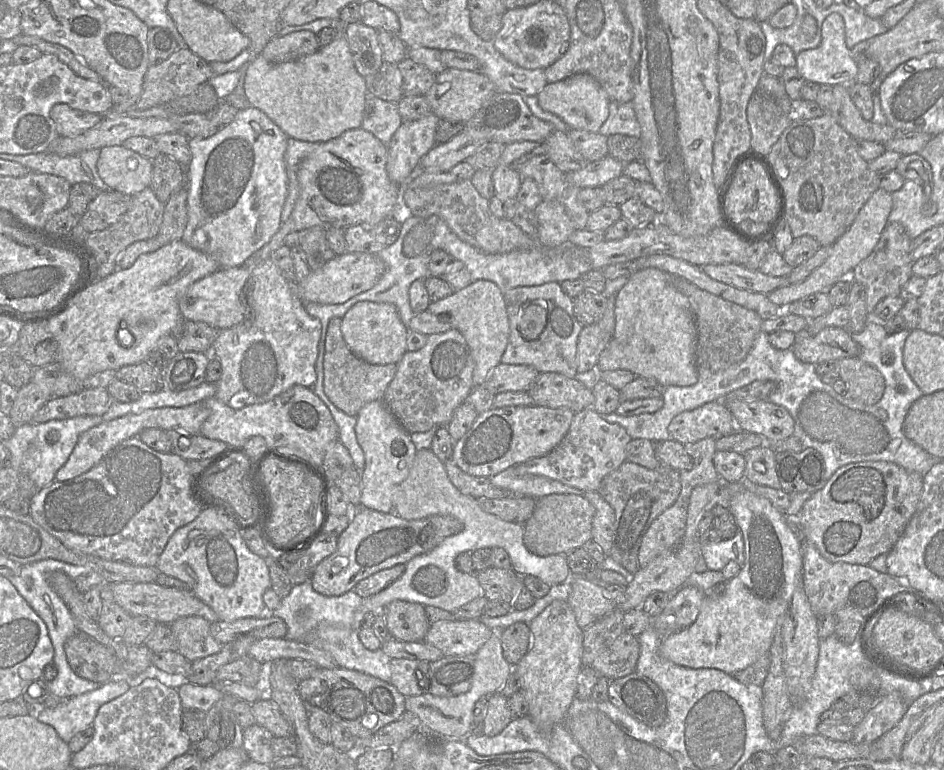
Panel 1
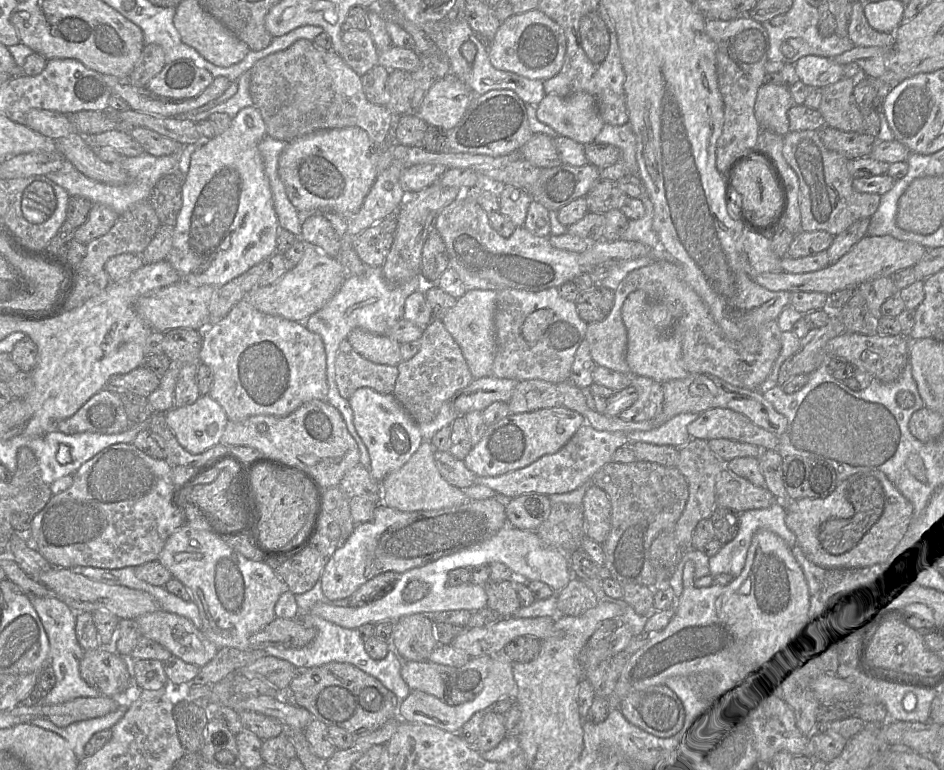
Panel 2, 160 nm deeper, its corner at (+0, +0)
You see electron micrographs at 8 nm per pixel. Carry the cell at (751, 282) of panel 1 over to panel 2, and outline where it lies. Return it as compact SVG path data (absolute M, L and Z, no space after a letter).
M866 235L839 260L821 270L807 273L767 272L759 274L754 280L762 287L772 291L821 292L829 295L838 290L856 288L863 282L891 277L899 270L913 267L926 251L927 249L918 243L898 240L889 235Z

